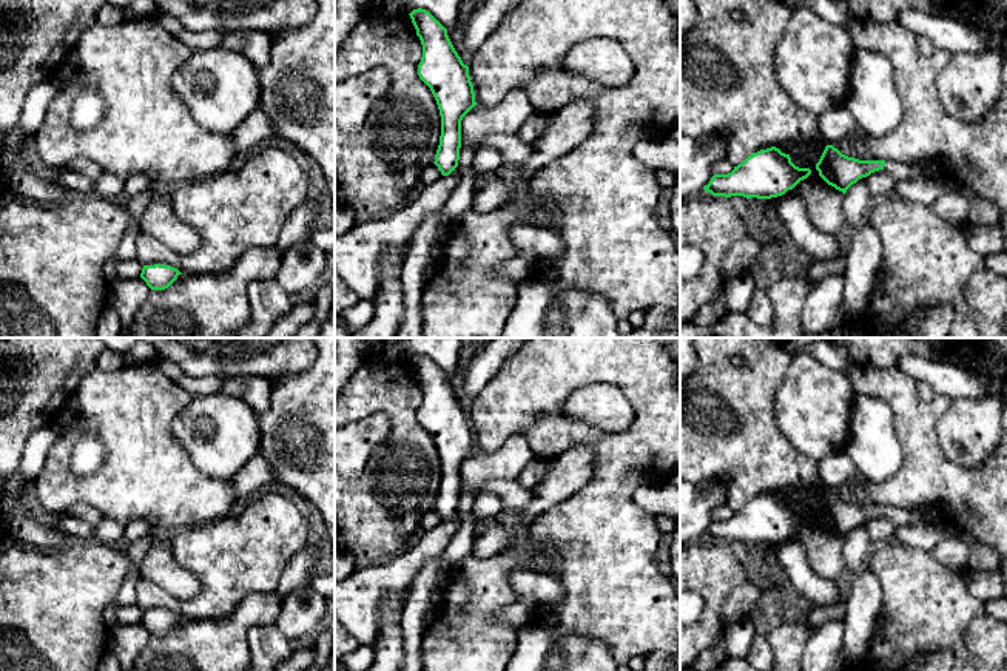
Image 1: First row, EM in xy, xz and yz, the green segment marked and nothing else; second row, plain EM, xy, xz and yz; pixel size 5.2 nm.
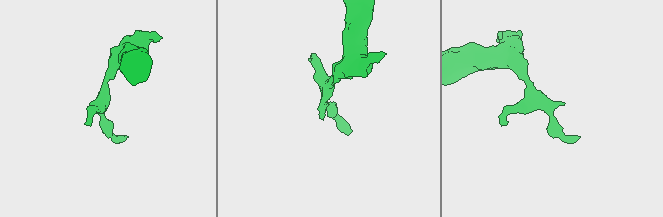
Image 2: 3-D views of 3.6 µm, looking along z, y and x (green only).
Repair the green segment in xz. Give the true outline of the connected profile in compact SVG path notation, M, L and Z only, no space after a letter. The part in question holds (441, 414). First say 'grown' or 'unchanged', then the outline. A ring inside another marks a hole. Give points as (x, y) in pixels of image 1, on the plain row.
unchanged | M413 355L409 361L423 390L418 421L430 433L441 461L433 509L443 521L449 521L460 506L461 466L477 450L473 430L447 375L426 355Z

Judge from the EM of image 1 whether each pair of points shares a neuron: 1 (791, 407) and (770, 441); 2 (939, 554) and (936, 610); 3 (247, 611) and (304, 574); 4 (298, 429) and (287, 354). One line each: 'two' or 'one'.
1: two
2: two
3: two
4: two

